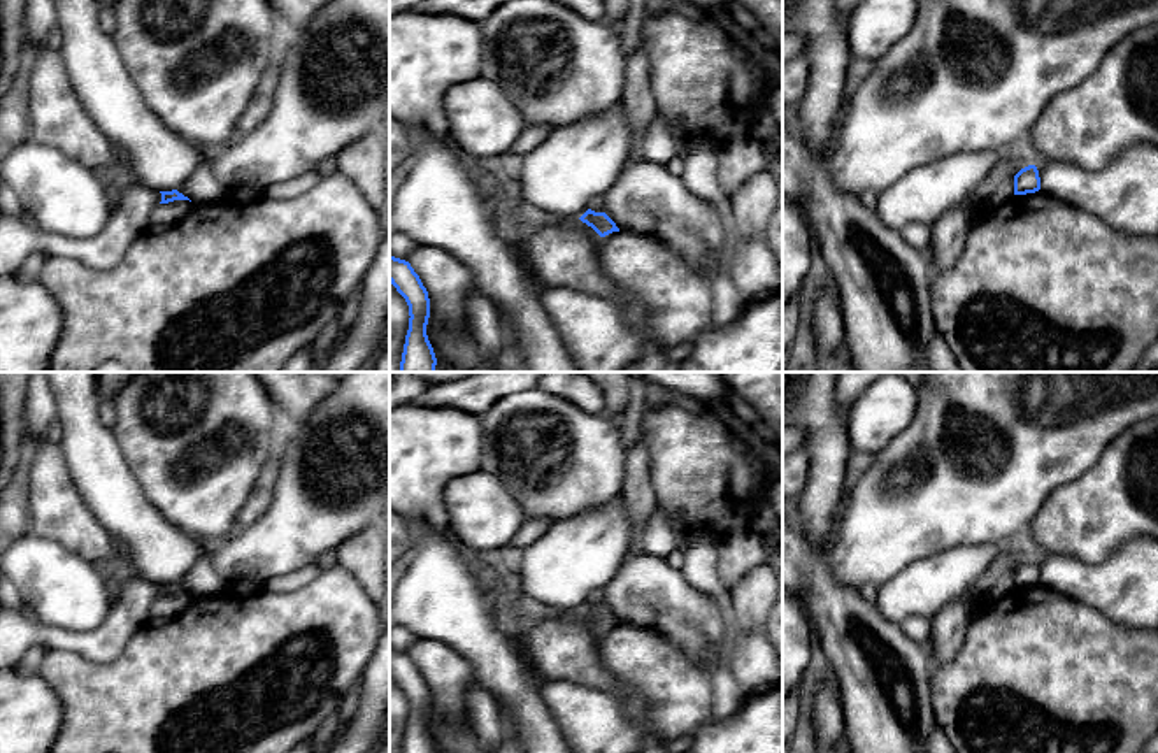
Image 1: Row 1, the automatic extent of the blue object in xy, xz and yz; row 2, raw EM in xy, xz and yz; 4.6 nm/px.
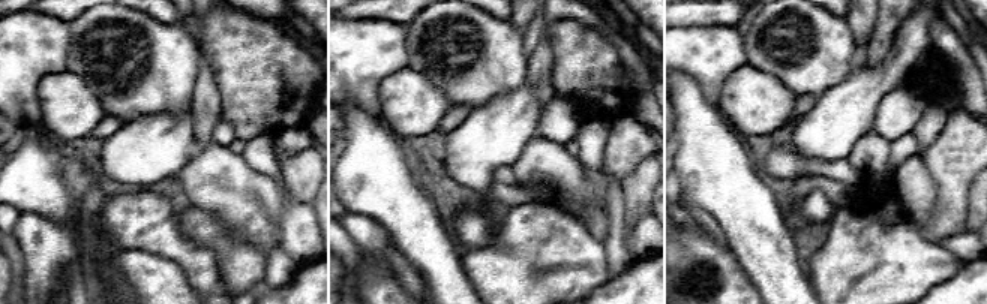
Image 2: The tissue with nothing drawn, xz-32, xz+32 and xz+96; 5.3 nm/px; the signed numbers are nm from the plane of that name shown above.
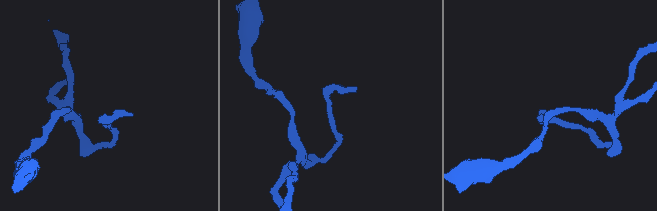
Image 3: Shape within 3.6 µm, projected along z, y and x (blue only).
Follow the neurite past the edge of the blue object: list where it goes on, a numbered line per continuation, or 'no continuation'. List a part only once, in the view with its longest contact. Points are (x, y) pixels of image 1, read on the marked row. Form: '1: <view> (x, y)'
no continuation

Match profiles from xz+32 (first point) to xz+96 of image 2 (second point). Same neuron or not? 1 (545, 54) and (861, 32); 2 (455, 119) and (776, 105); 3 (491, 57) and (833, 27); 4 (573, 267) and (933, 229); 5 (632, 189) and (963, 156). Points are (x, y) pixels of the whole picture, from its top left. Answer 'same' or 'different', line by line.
1: different
2: different
3: same
4: different
5: different

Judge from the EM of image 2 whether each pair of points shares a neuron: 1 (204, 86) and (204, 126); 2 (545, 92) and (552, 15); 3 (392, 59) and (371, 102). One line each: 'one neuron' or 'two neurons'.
1: one neuron
2: one neuron
3: one neuron

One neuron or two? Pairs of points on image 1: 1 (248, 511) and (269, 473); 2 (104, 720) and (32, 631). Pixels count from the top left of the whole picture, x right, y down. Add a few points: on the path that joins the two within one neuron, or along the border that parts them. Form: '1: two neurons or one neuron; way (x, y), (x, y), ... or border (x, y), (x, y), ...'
1: one neuron; way (257, 502), (265, 481)
2: two neurons; border (46, 648), (72, 650), (88, 660)

